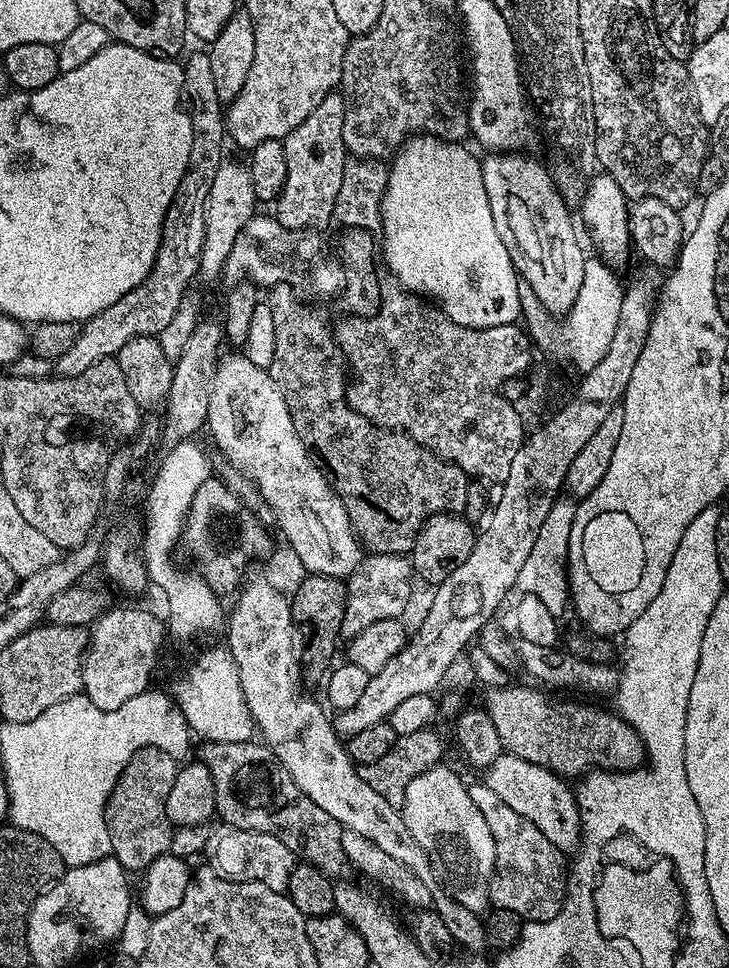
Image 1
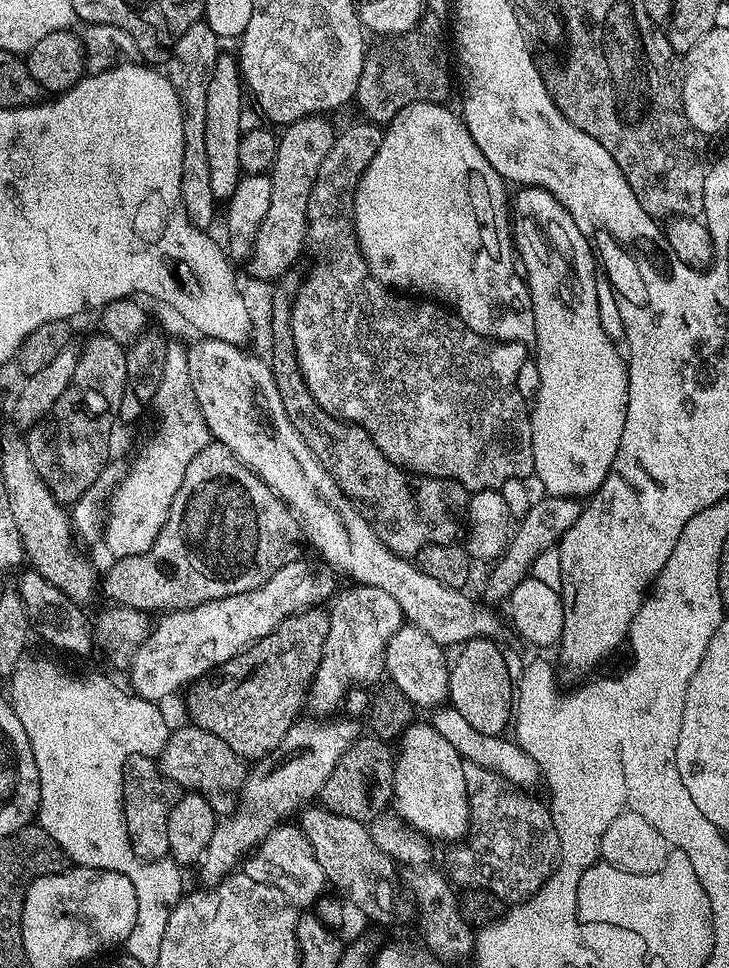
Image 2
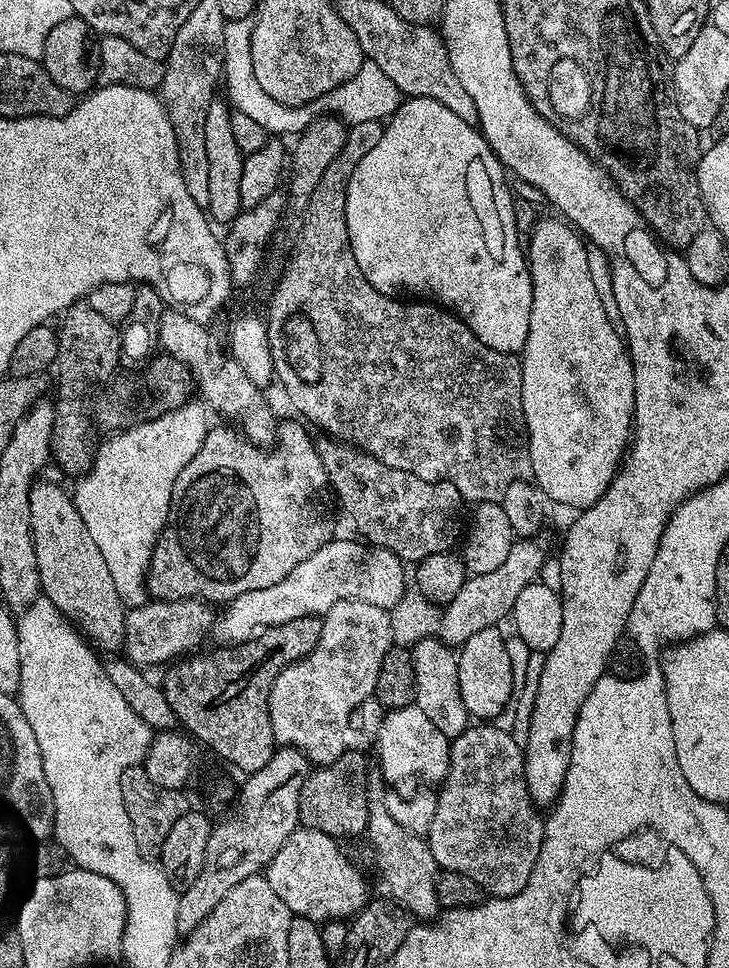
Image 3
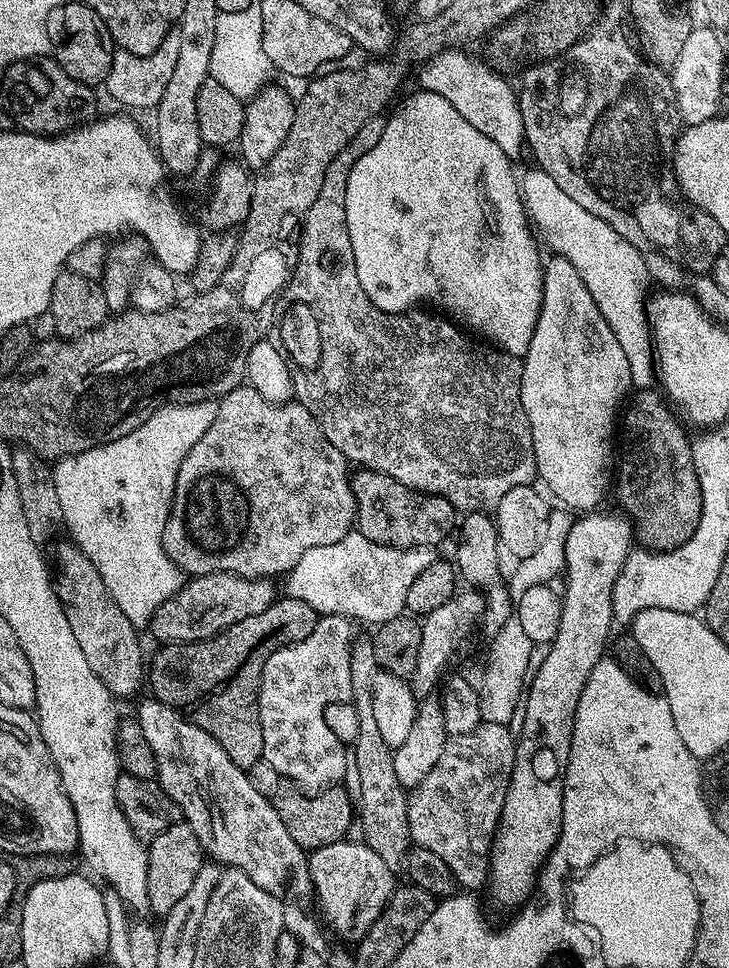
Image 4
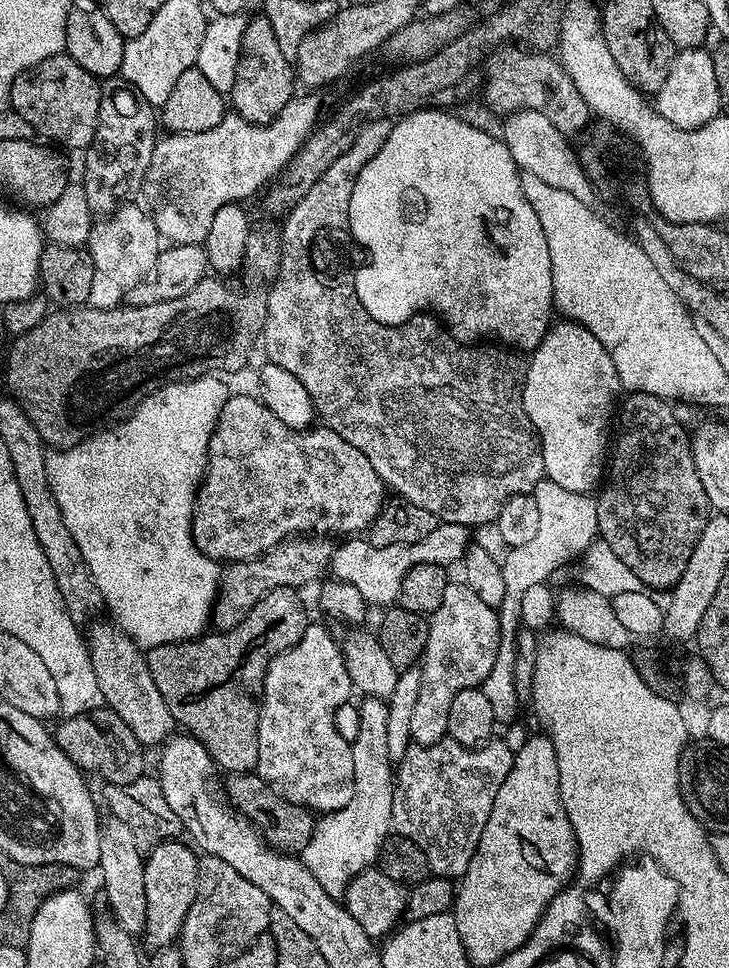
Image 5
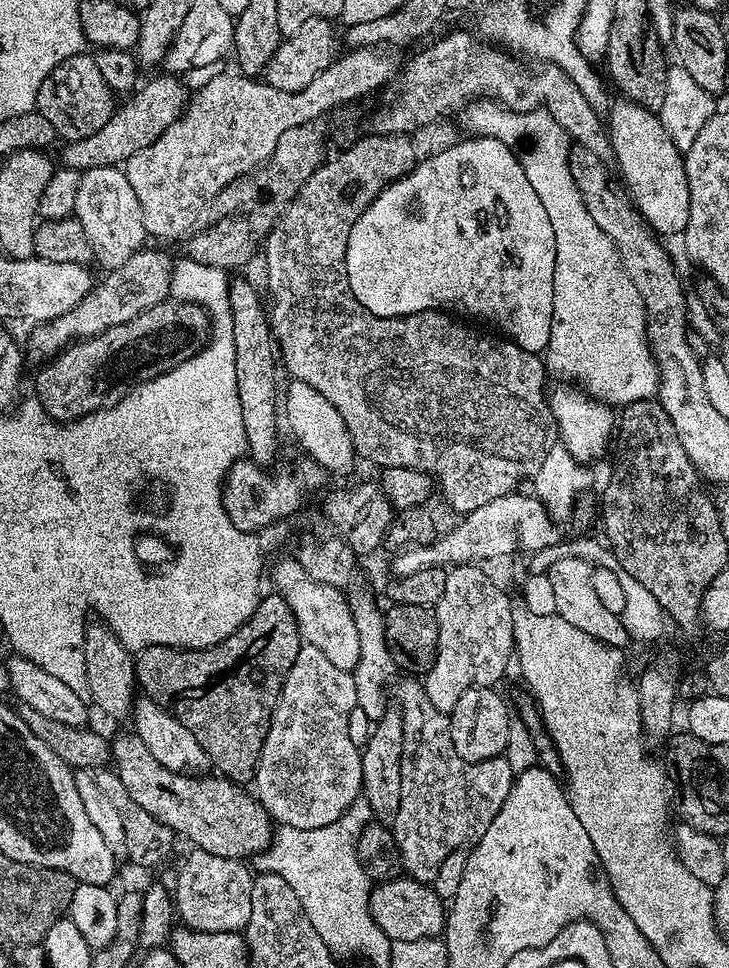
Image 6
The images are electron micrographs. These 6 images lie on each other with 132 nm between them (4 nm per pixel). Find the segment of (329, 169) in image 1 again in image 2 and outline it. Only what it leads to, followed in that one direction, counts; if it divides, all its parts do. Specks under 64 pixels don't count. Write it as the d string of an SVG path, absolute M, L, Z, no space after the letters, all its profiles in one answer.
M317 114L304 116L293 124L287 125L279 133L276 141L276 157L272 163L272 189L270 190L270 211L262 221L261 232L257 236L256 245L253 248L251 259L246 264L246 269L256 280L269 280L275 282L287 272L293 271L296 259L300 256L304 244L308 240L308 207L310 206L310 194L314 182L318 178L318 166L322 166L326 154L330 154L330 146L336 141L337 125L332 125L327 115Z

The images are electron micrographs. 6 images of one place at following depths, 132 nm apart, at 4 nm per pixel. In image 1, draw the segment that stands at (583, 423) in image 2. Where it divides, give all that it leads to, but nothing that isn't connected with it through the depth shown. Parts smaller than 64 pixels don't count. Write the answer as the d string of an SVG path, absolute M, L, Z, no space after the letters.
M488 154L480 160L482 186L486 186L486 198L490 202L490 214L494 214L494 226L498 226L498 238L506 242L506 250L516 267L516 275L530 284L538 301L551 314L567 314L574 306L578 290L582 287L586 253L580 249L572 216L560 197L551 176L536 160L524 154Z

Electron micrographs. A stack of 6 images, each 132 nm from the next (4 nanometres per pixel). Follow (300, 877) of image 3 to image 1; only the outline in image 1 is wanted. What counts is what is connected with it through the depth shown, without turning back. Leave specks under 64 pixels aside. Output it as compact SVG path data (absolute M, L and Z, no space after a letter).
M221 823L208 836L204 844L204 856L207 867L214 874L223 876L225 880L245 880L246 882L262 882L262 886L270 886L270 890L287 893L288 879L294 867L294 854L274 834L262 834L254 830L238 830L226 823Z

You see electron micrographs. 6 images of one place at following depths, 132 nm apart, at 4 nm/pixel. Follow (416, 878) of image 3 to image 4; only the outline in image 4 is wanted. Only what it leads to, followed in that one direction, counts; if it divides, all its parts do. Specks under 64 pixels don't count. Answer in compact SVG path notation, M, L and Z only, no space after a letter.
M355 643L351 654L351 703L358 710L358 738L351 745L350 758L354 770L362 781L362 790L358 793L358 826L364 830L363 843L368 845L386 866L396 870L407 861L414 847L408 821L408 796L398 782L394 772L393 753L382 738L378 722L374 719L374 677L378 671L376 655L371 643Z

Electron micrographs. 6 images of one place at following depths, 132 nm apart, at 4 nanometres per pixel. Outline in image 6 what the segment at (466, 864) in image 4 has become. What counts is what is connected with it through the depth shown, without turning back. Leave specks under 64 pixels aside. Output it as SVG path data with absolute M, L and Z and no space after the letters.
M404 678L396 688L396 700L404 723L404 741L400 755L402 802L390 827L392 837L402 854L403 871L411 879L432 882L435 881L442 862L446 862L451 852L475 844L478 838L482 838L482 834L486 834L486 826L494 822L494 814L502 810L502 802L506 802L506 794L510 794L514 775L509 763L503 758L483 760L477 764L462 759L458 750L454 750L448 725L449 713L435 708L419 679Z

